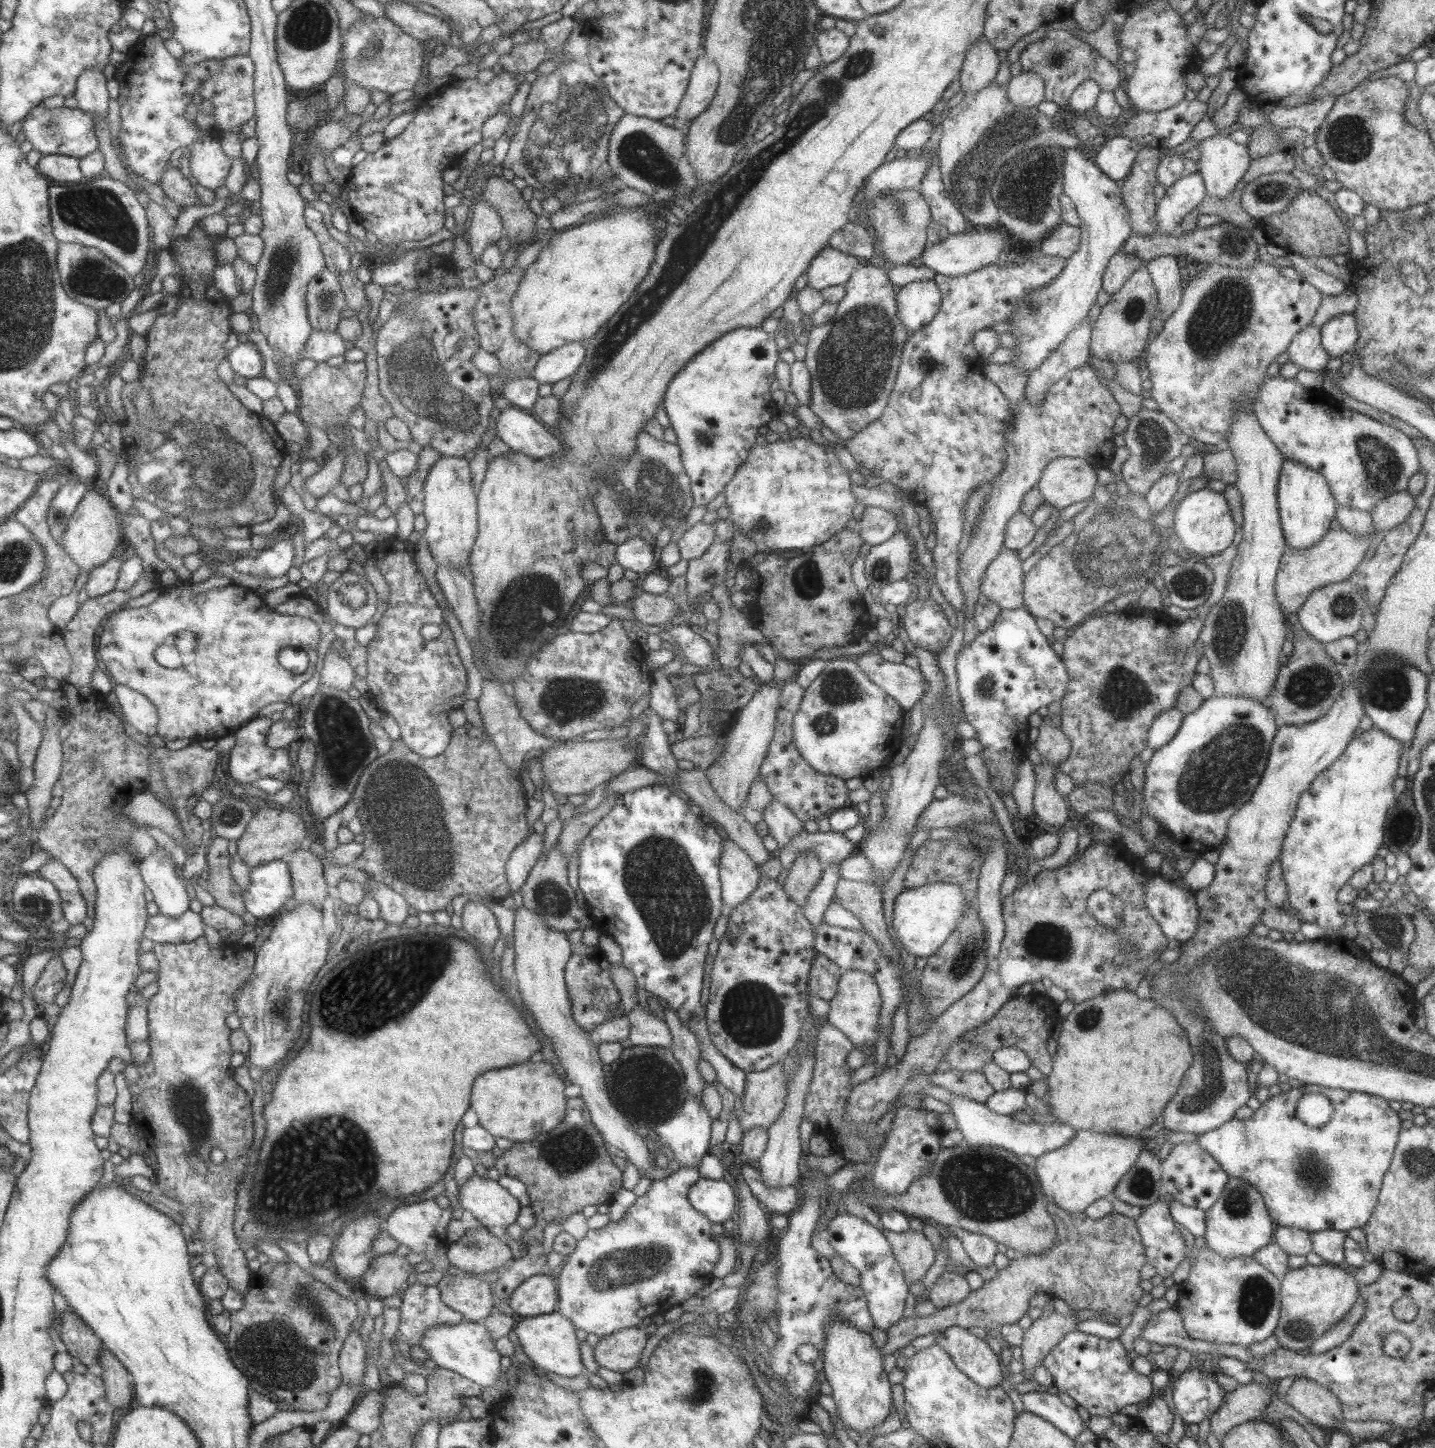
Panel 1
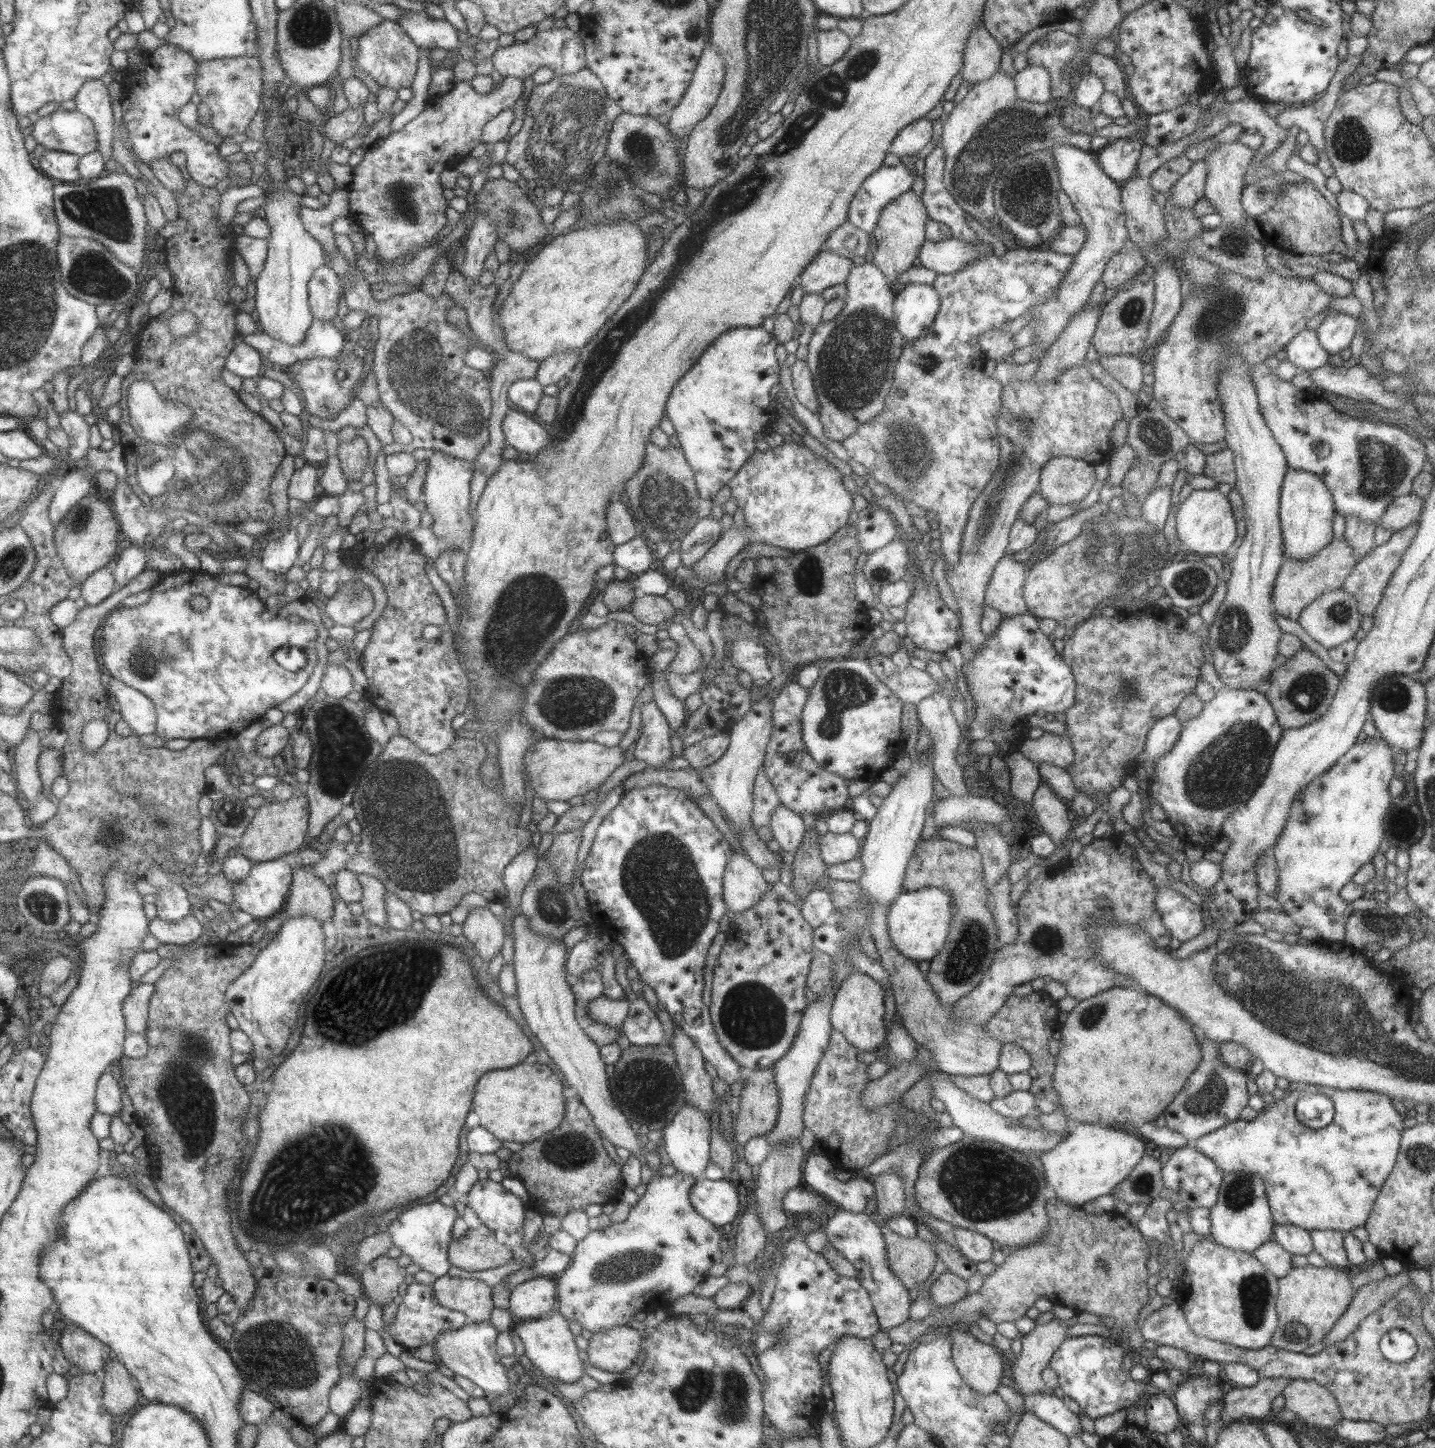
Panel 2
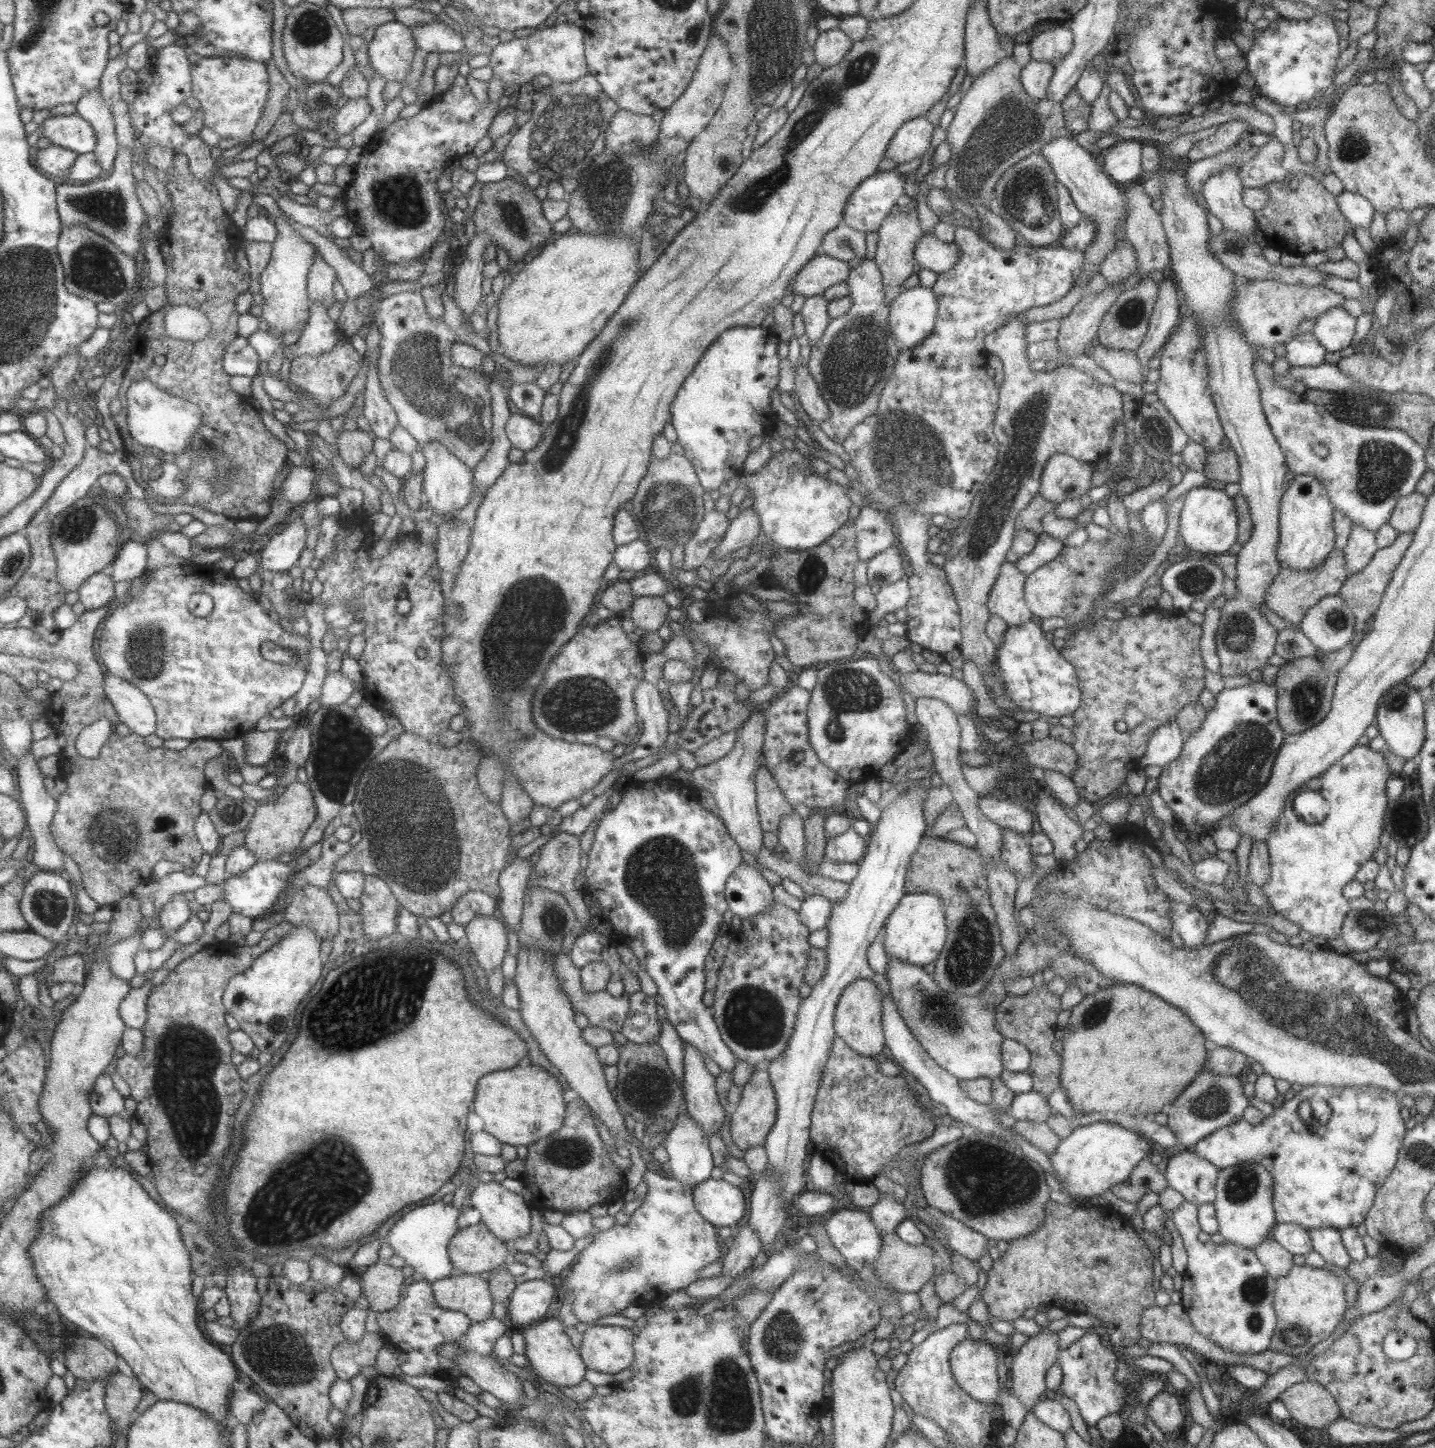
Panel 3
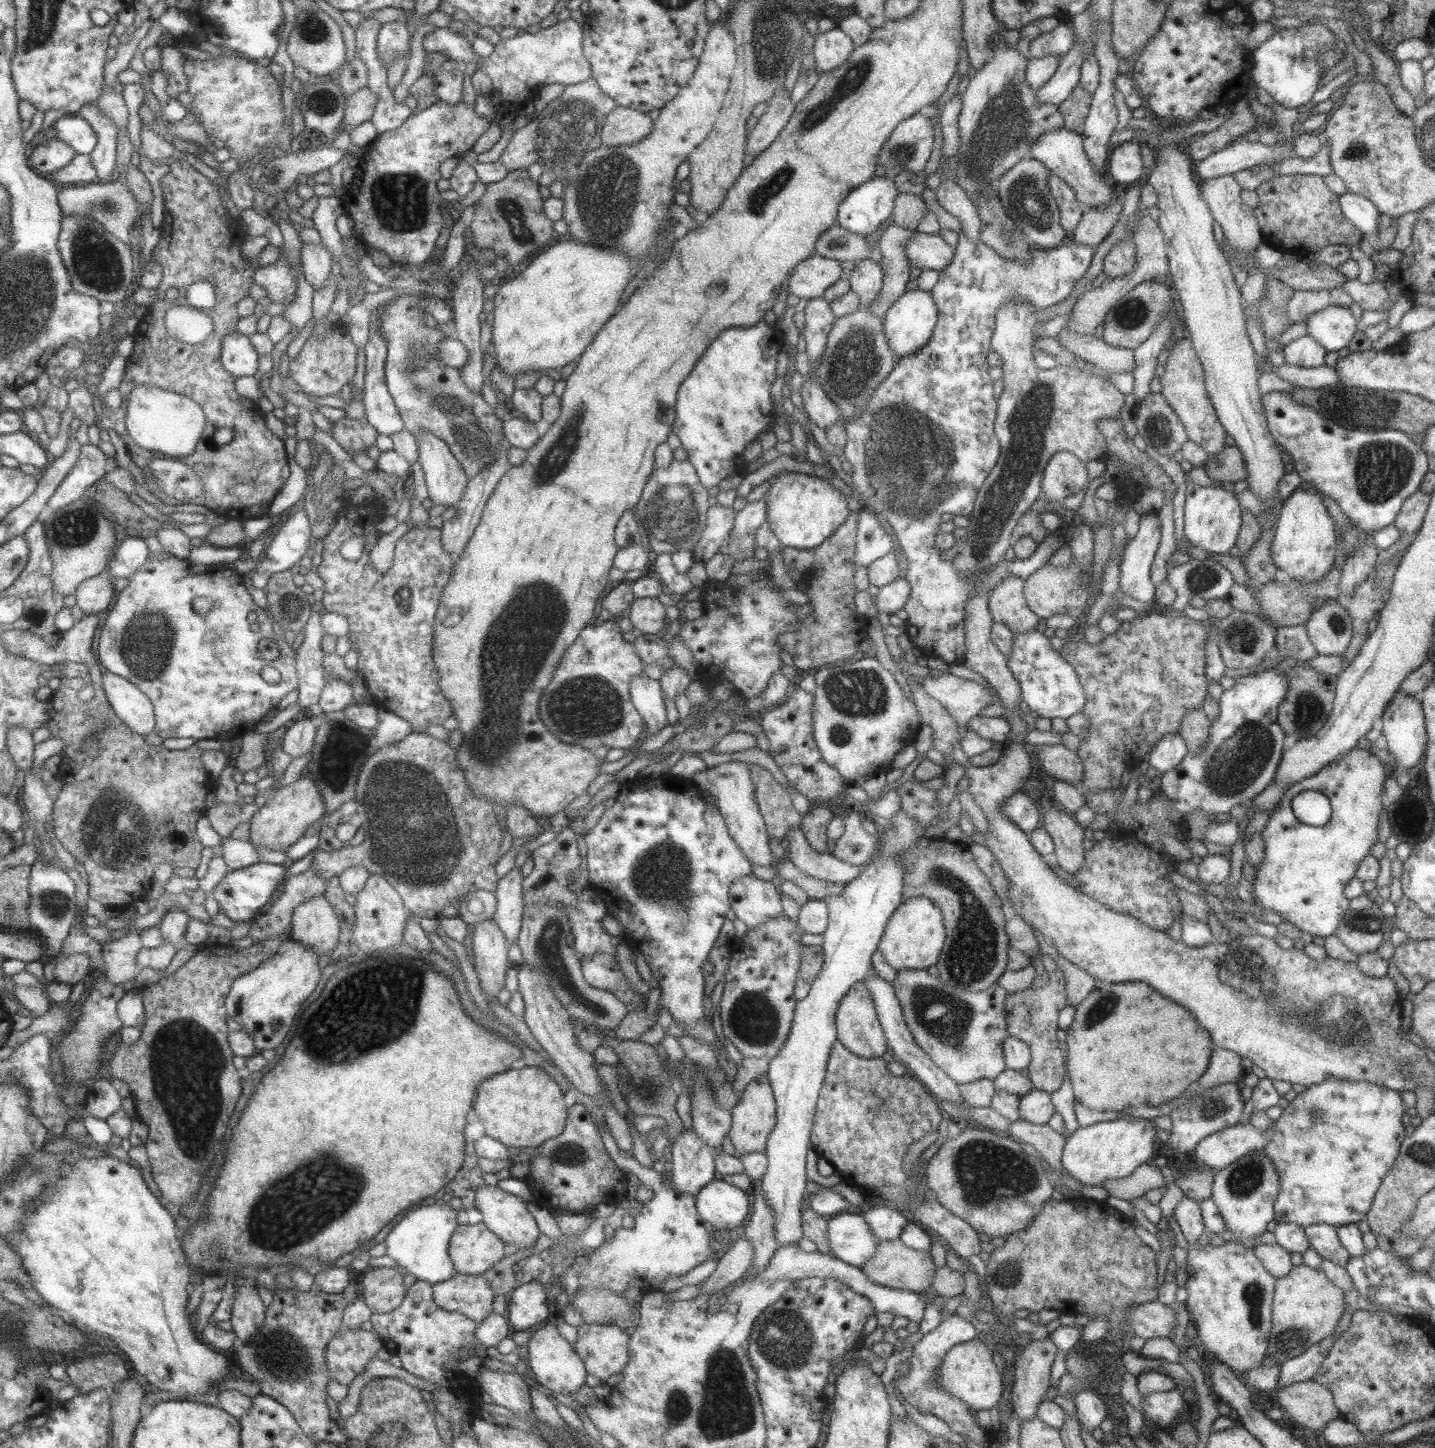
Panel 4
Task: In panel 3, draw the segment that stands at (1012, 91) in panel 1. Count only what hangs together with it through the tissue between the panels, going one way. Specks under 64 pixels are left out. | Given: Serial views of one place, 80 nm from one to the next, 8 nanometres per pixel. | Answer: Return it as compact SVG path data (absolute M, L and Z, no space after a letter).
M1030 60L1021 69L1021 87L1031 98L1046 103L1047 86L1054 72L1054 66L1043 61Z

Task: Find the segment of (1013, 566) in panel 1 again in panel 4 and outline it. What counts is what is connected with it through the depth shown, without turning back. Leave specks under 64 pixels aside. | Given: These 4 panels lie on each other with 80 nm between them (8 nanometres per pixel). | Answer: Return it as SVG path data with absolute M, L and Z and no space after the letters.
M1007 575L988 591L992 622L1004 624L1012 633L1041 628L1042 620L1031 612L1023 594L1024 580Z

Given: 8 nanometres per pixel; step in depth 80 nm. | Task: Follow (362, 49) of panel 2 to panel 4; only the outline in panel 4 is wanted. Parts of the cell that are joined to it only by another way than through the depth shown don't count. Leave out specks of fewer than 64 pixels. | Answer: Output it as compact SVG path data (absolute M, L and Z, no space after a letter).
M389 22L379 27L377 36L377 53L385 68L392 64L394 56L408 50L410 33L406 23Z

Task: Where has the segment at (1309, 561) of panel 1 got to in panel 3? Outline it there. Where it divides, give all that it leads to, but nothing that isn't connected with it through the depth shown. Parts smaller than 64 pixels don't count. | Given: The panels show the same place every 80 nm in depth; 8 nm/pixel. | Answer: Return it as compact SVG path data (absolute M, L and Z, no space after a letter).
M1335 549L1327 554L1327 560L1323 560L1321 566L1312 568L1310 571L1293 571L1282 567L1282 571L1278 572L1278 575L1266 588L1263 604L1279 618L1298 625L1305 611L1319 599L1327 595L1338 594L1338 590L1343 586L1344 580L1348 576L1345 567L1342 550Z

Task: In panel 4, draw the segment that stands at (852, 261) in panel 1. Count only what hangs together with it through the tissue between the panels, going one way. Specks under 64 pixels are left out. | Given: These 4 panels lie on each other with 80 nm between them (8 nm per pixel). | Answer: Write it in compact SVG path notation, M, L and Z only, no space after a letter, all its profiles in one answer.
M813 252L805 260L798 262L785 279L788 294L807 300L821 297L827 287L844 277L839 263L838 260L825 258Z

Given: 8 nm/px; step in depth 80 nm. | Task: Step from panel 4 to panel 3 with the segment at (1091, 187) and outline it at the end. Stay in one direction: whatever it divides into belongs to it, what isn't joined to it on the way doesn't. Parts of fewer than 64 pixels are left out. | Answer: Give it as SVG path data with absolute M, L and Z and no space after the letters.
M1060 136L1050 140L1041 147L1039 153L1049 163L1056 176L1056 182L1069 191L1073 204L1075 204L1079 213L1095 223L1093 240L1082 251L1083 262L1079 273L1079 278L1088 276L1090 279L1098 272L1104 257L1116 247L1115 228L1126 212L1123 194L1117 188L1117 183L1104 172L1099 159L1096 159L1091 152L1085 150L1082 146L1075 144L1075 141L1068 136Z

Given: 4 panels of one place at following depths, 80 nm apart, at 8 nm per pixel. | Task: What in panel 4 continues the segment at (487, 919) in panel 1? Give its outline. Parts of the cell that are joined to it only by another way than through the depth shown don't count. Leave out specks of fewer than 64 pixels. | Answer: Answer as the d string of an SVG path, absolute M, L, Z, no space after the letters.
M483 921L473 924L471 948L474 956L474 972L485 994L496 997L503 985L509 962L509 945L493 922Z

